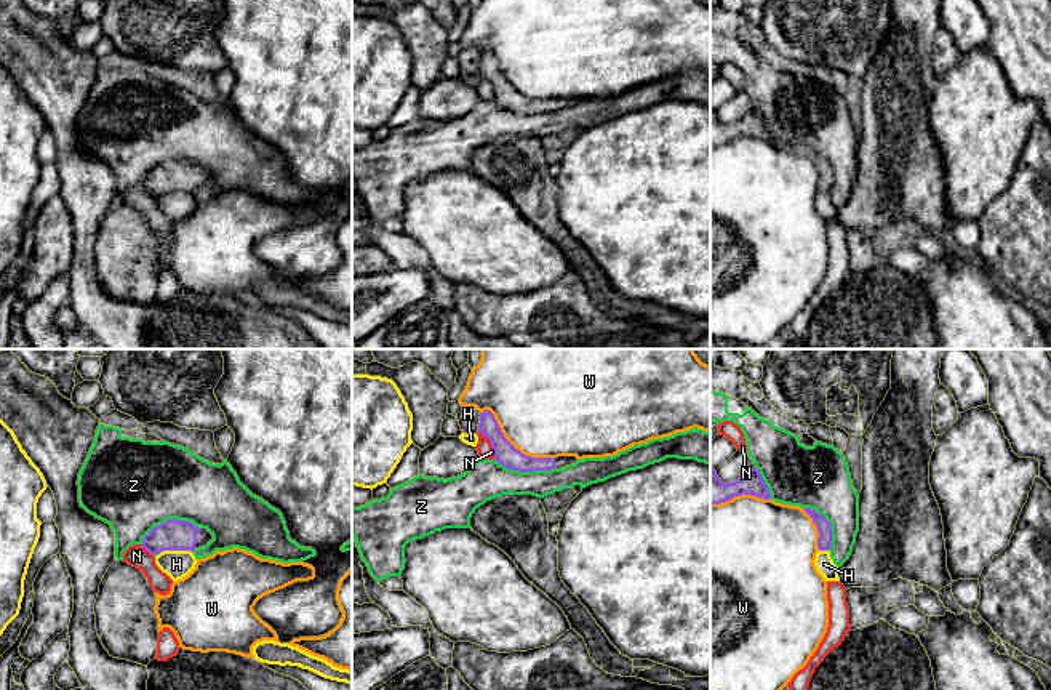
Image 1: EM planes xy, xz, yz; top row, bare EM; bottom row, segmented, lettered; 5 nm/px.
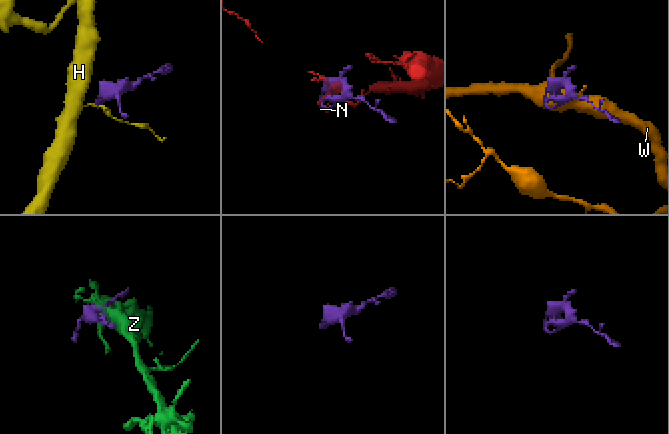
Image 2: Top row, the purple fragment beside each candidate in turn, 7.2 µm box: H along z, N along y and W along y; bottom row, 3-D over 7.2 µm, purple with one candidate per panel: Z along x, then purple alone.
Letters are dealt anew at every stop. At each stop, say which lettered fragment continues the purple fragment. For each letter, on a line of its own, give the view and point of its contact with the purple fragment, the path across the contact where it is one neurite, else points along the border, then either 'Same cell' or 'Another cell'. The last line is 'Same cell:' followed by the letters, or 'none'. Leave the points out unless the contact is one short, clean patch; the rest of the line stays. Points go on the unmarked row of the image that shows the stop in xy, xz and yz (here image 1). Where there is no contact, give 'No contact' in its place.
H: Touches purple at xy (175, 191). Boundary: xy (192, 192), (162, 192), (159, 196). Another cell
N: Touches purple at xz (491, 85). Boundary: xz (479, 72), (488, 80), (495, 100). Another cell
W: Touches purple at xz (511, 85). Another cell
Z: Touches purple at xy (167, 162). Another cell
Same cell: none

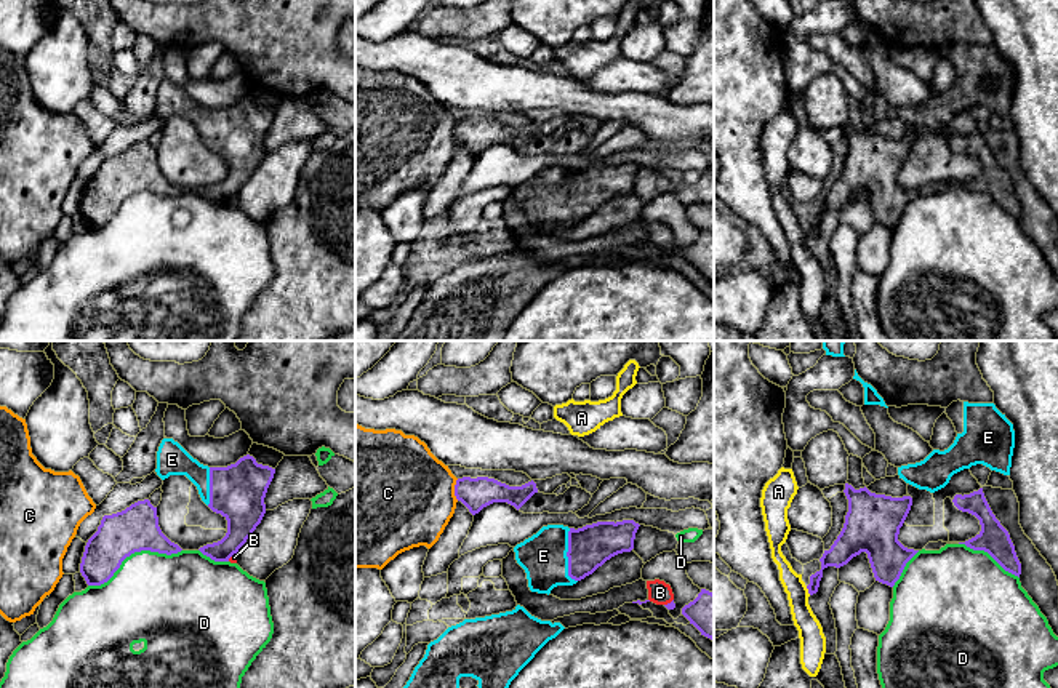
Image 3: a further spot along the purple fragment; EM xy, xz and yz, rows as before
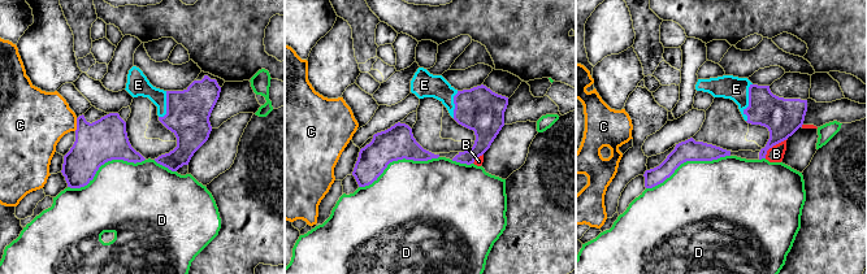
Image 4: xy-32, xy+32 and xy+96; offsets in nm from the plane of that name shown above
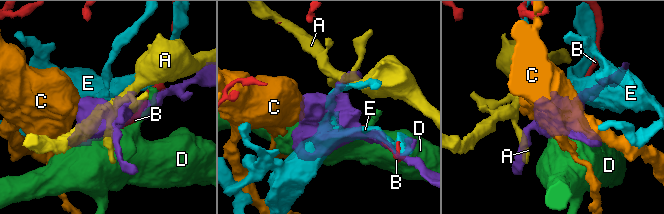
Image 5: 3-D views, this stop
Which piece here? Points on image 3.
A: Touches purple at yz (809, 232). Boundary: yz (805, 228), (810, 236). Another cell
B: Touches purple at xy (231, 197). Another cell
C: Touches purple at xz (455, 132). Boundary: xz (458, 120), (455, 127), (456, 141). Another cell
D: Touches purple at xy (133, 194). Another cell
E: Touches purple at xz (567, 197). Path across: xz (591, 188), (567, 197), (543, 197). Same cell
Same cell: E

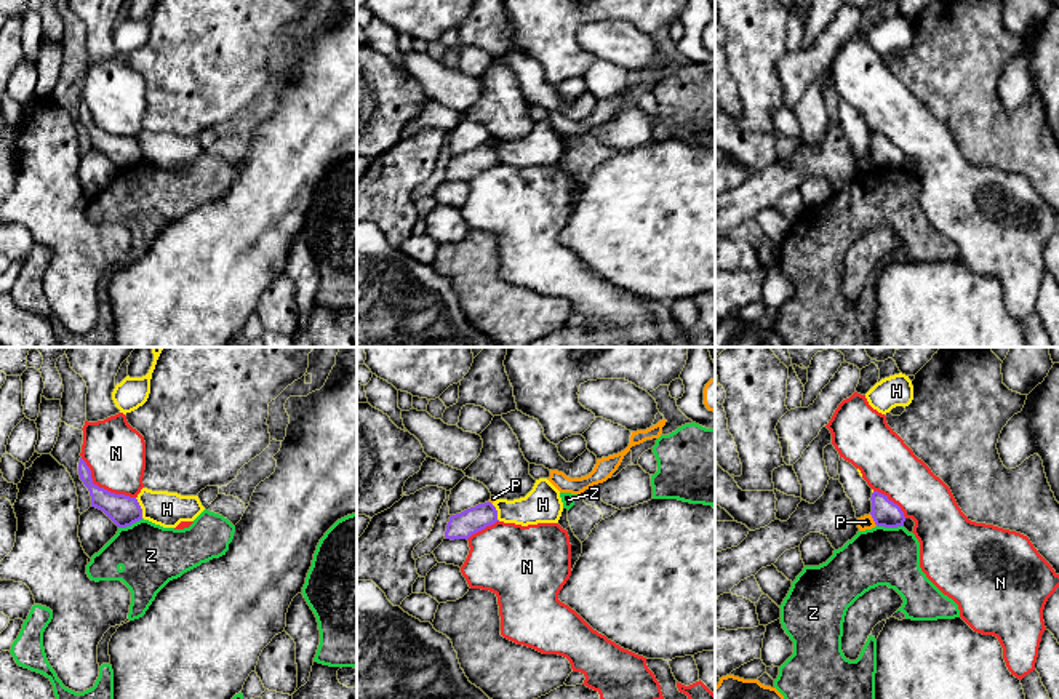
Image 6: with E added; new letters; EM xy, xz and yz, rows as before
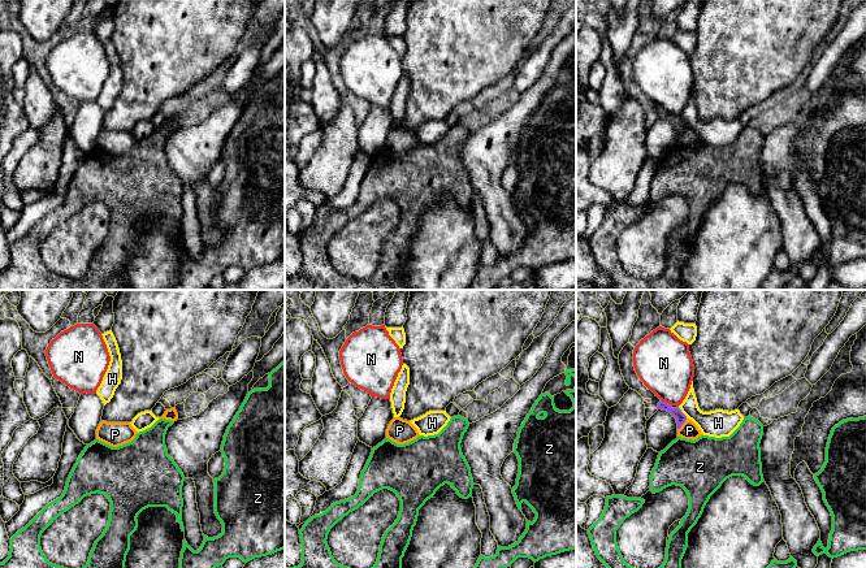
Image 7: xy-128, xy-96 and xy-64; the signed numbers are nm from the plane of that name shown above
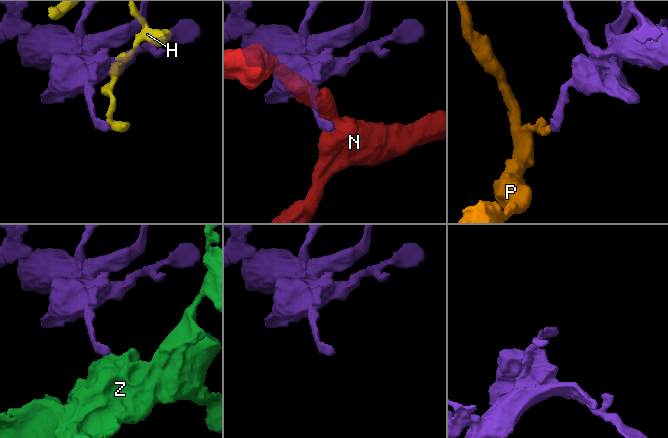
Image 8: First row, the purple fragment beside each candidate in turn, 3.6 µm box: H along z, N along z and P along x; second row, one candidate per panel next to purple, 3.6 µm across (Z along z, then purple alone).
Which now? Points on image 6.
H: Touches purple at xy (139, 149). Another cell
N: Touches purple at xy (103, 130). Another cell
P: Touches purple at yz (874, 162). Boundary: yz (869, 155), (877, 167). Another cell
Z: Touches purple at yz (890, 168). Another cell
Same cell: none

